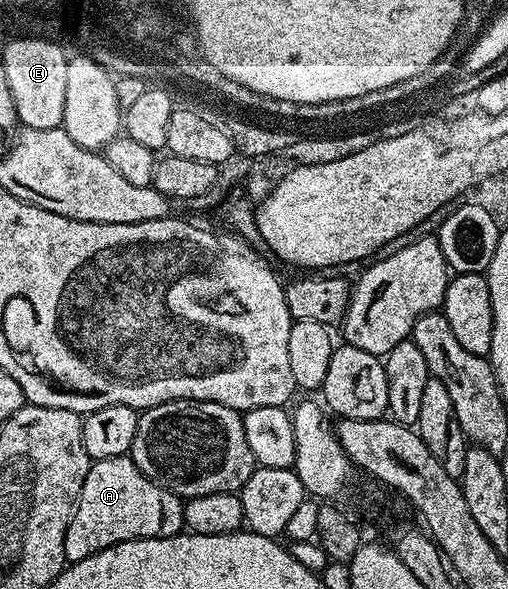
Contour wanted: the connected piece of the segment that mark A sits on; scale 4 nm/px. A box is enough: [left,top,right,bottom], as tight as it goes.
[65,456,184,563]

